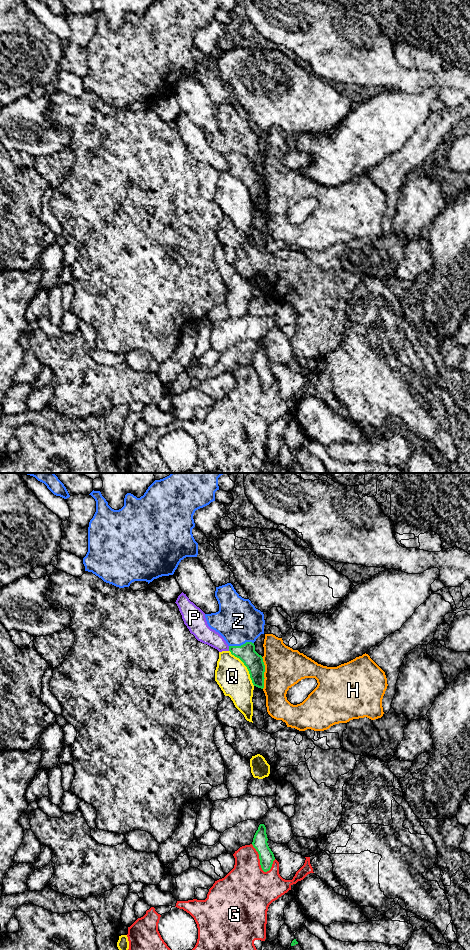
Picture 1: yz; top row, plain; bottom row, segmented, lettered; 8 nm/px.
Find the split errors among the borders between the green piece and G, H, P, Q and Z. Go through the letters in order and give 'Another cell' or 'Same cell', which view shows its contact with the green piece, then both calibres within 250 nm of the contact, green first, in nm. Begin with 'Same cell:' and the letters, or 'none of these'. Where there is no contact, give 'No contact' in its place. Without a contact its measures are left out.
Same cell: Z
G: Another cell. Touches green in yz. Thickness 120 nm (green) against 380 nm
H: Another cell. Touches green in yz. Thickness 150 nm (green) against 320 nm
P: Another cell. Touches green in yz. Thickness 150 nm (green) against 140 nm
Q: Another cell. Touches green in yz. Thickness 150 nm (green) against 260 nm
Z: Same cell. Touches green in yz. Thickness 150 nm (green) against 360 nm

